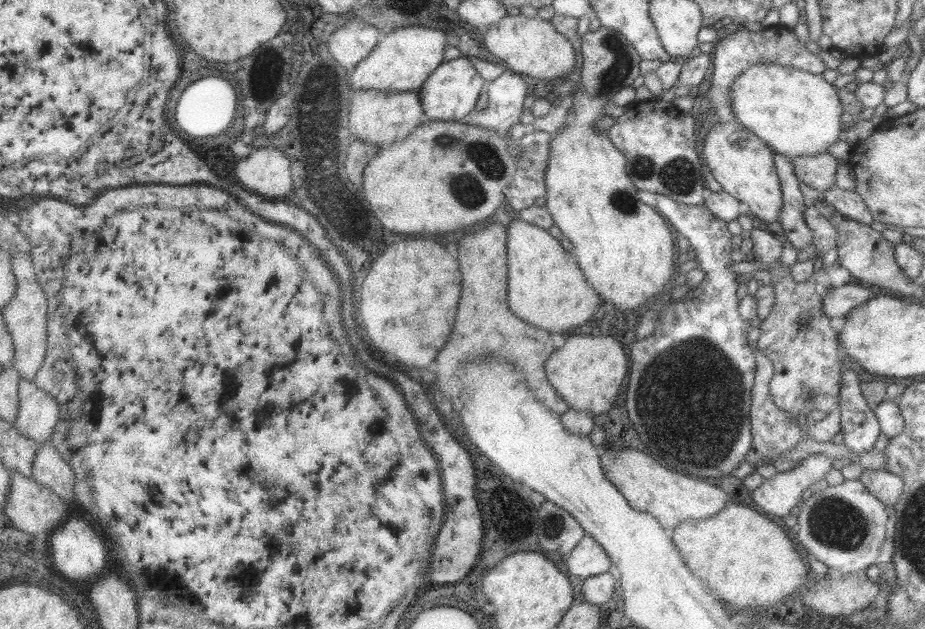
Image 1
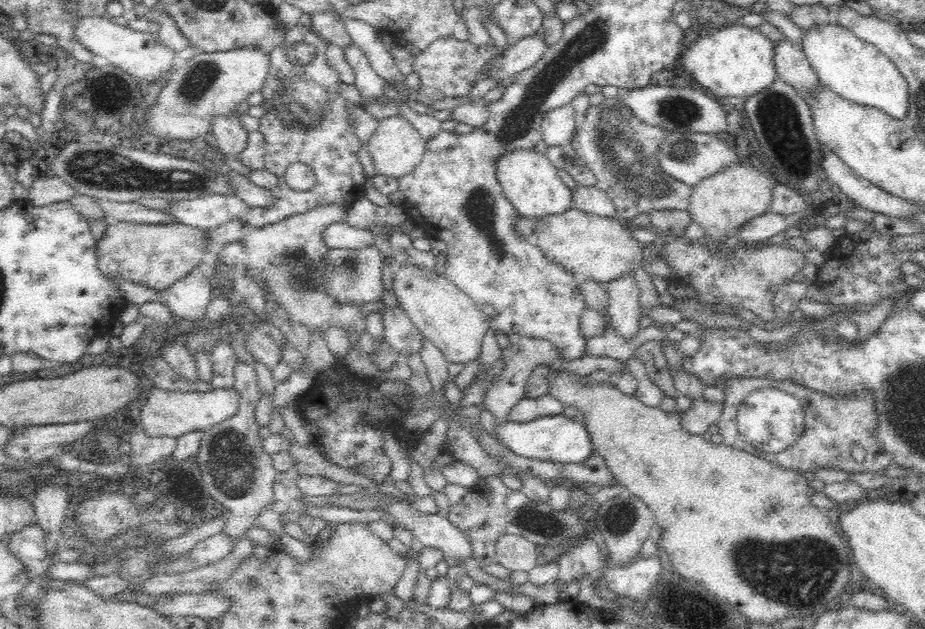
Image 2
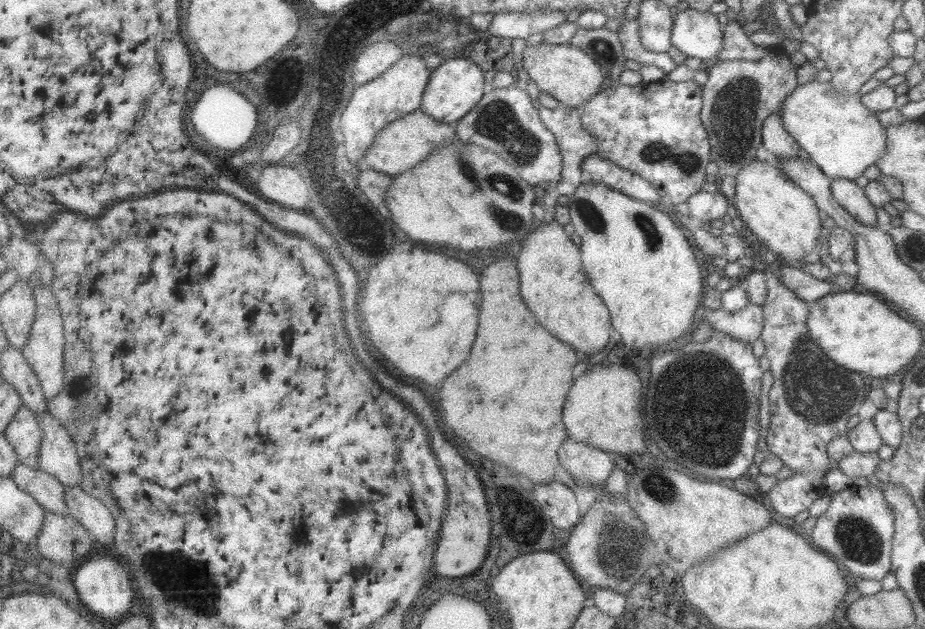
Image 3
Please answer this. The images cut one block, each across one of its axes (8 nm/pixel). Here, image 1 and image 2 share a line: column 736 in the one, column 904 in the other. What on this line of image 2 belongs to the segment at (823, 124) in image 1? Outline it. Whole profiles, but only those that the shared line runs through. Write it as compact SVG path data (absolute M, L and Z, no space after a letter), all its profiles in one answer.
M828 24L812 28L804 33L802 51L823 86L828 87L844 100L881 110L892 120L905 121L908 116L908 83L894 62L890 61L890 58L882 54L874 45L857 38L852 32L842 29L838 24Z

